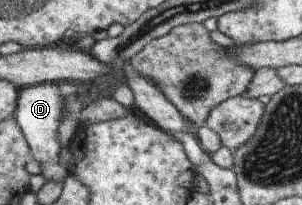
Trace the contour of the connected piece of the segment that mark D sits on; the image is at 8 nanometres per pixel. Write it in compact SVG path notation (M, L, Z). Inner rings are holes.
M61 83L40 84L31 86L21 91L21 99L17 109L17 122L24 131L25 138L28 140L31 148L31 159L37 159L41 163L41 176L45 181L63 181L69 175L69 169L61 165L61 151L63 145L59 141L59 123L63 121L63 91L61 91Z

